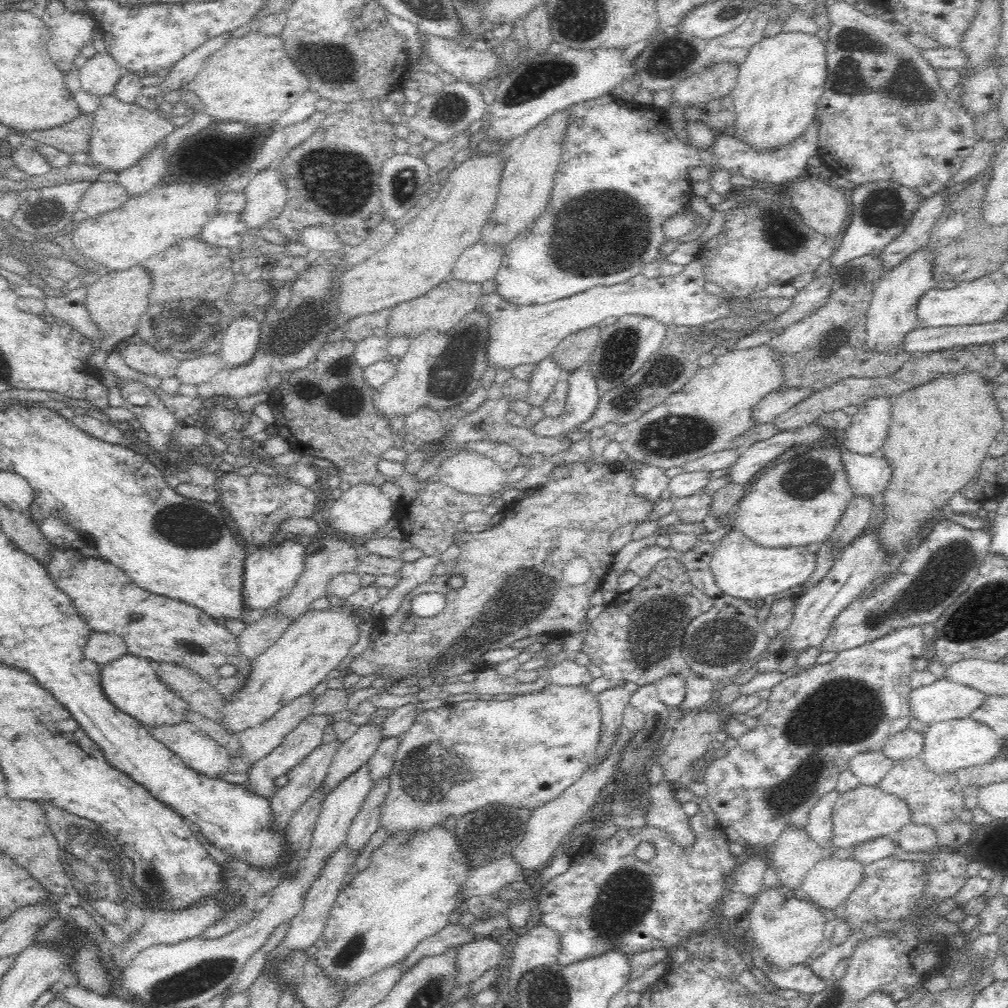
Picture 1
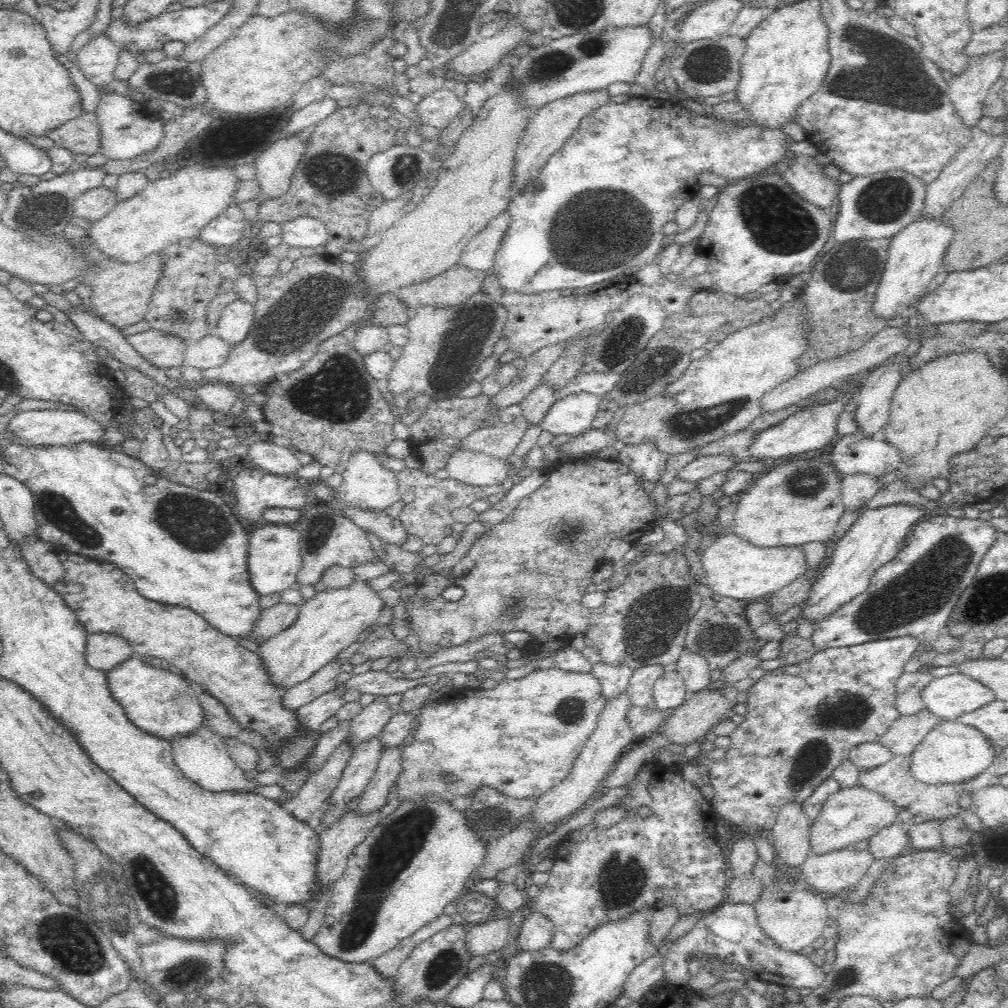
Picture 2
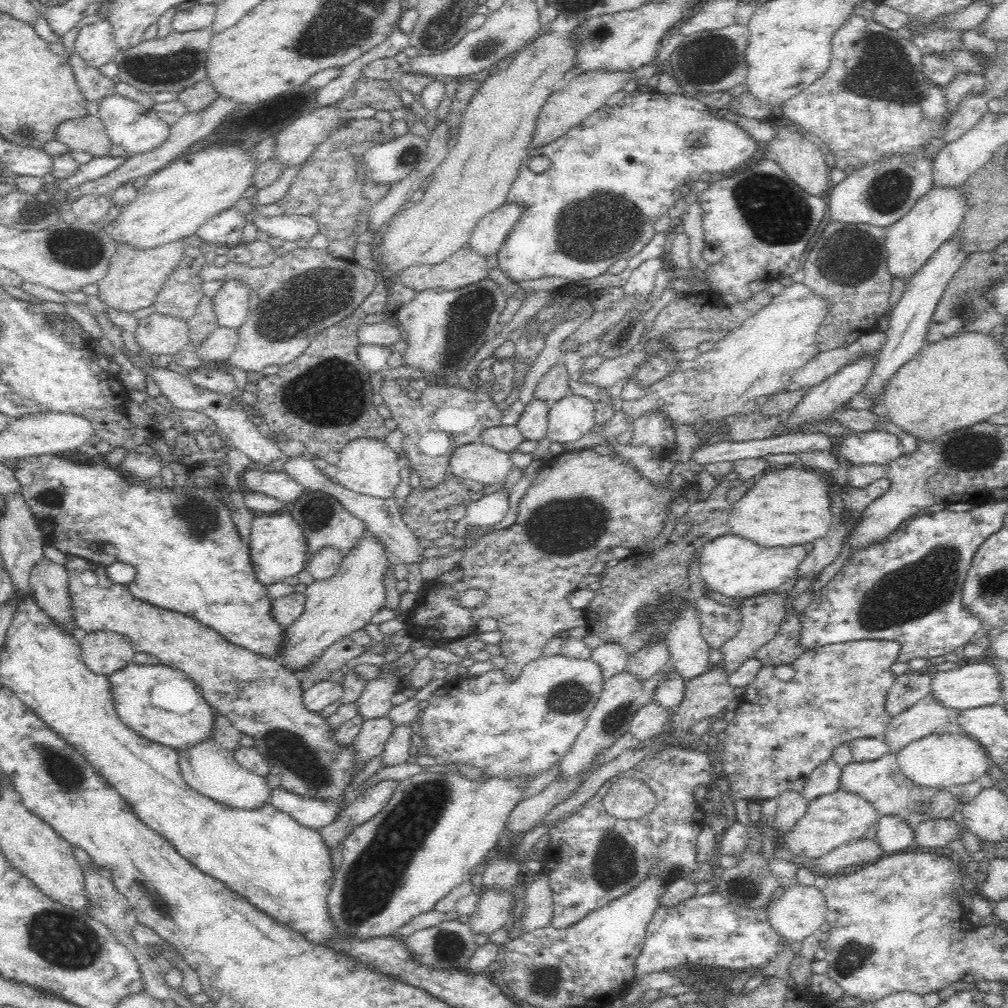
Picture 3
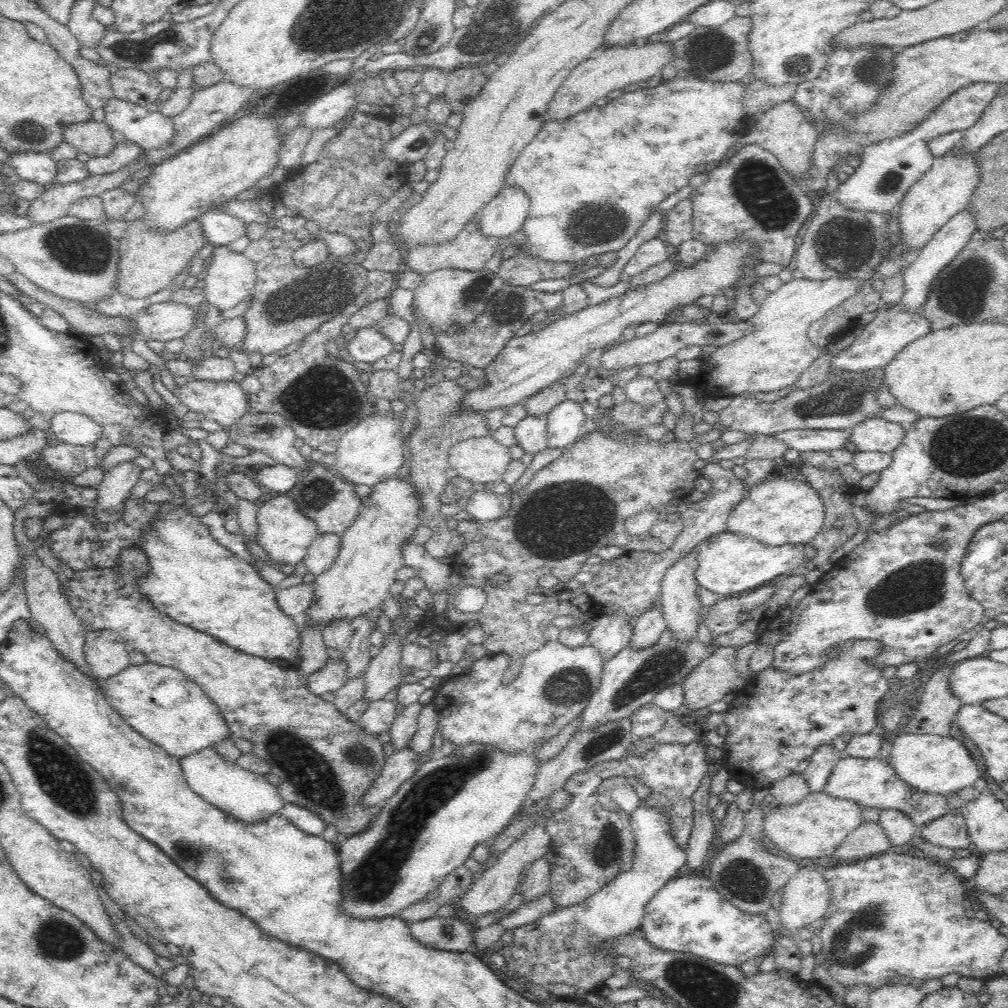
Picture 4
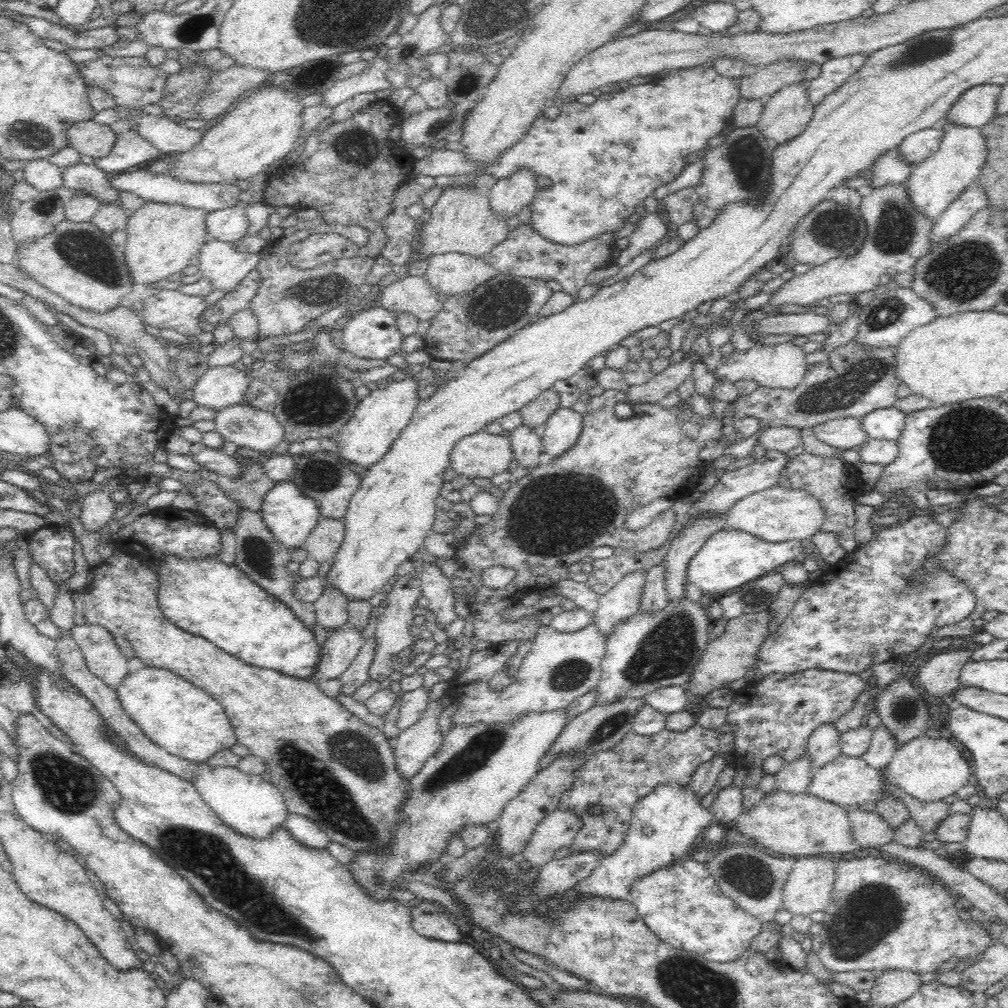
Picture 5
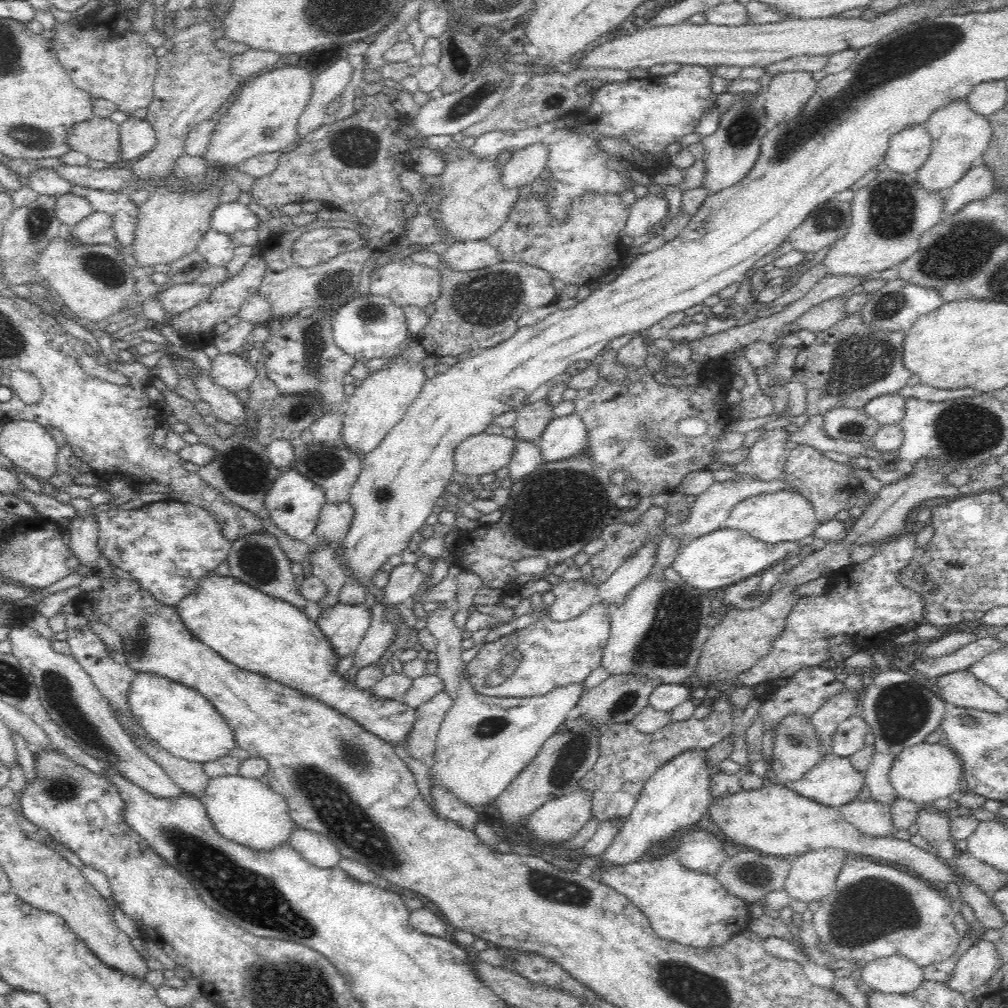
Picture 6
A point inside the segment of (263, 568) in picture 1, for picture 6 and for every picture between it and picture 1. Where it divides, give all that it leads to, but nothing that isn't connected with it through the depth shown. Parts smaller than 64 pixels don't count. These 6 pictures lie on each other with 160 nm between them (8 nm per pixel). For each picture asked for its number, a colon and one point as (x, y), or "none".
2: (274, 558)
3: (277, 548)
4: (283, 532)
5: (291, 517)
6: (294, 504)

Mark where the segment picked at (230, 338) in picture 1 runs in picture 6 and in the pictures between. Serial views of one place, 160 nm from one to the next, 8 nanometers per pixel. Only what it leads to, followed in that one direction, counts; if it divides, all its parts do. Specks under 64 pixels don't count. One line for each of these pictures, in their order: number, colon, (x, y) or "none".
2: (236, 320)
3: (231, 307)
4: (229, 276)
5: (219, 262)
6: (218, 249)

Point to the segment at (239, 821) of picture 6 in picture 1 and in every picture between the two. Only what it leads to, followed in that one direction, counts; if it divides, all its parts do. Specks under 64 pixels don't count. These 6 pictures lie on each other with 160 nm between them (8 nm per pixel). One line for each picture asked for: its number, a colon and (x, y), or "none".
1: (200, 752)
2: (202, 756)
3: (210, 769)
4: (241, 793)
5: (251, 805)

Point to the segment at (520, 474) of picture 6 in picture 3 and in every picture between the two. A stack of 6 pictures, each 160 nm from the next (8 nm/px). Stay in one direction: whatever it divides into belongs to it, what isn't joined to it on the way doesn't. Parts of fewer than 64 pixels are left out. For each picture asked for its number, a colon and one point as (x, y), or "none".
3: (533, 422)
4: (531, 435)
5: (526, 443)

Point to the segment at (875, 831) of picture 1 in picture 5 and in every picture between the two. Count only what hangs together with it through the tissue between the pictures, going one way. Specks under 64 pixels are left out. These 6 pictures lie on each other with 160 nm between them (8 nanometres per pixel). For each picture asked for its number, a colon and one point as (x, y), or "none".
2: (855, 813)
3: (841, 817)
4: (814, 828)
5: (797, 825)

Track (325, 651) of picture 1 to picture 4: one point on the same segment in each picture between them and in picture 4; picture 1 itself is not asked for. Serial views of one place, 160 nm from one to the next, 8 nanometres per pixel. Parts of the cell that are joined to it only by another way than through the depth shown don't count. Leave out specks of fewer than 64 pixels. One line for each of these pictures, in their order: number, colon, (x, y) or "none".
2: (328, 623)
3: (335, 608)
4: (358, 582)

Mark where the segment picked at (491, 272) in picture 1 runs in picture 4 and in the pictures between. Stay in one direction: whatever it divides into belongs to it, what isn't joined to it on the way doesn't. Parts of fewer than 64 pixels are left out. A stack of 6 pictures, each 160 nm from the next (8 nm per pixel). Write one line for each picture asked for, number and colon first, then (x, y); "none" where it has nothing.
2: (479, 255)
3: (486, 239)
4: (503, 216)

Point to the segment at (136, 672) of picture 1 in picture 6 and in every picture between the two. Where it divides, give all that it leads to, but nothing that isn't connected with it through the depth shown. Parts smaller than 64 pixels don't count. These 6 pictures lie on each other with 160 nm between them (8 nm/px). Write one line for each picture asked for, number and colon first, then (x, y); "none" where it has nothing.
2: (159, 702)
3: (161, 704)
4: (161, 703)
5: (181, 718)
6: (185, 723)

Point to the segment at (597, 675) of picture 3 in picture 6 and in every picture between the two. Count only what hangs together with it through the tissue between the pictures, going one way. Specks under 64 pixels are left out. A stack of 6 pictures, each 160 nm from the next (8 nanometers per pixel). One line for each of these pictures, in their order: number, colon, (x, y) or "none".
4: (474, 706)
5: (560, 667)
6: (555, 654)

